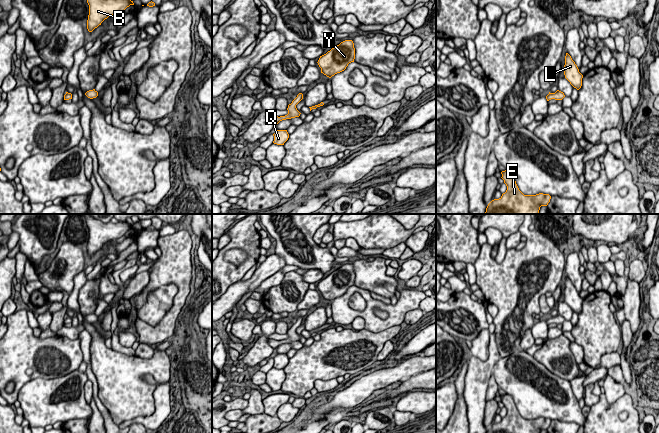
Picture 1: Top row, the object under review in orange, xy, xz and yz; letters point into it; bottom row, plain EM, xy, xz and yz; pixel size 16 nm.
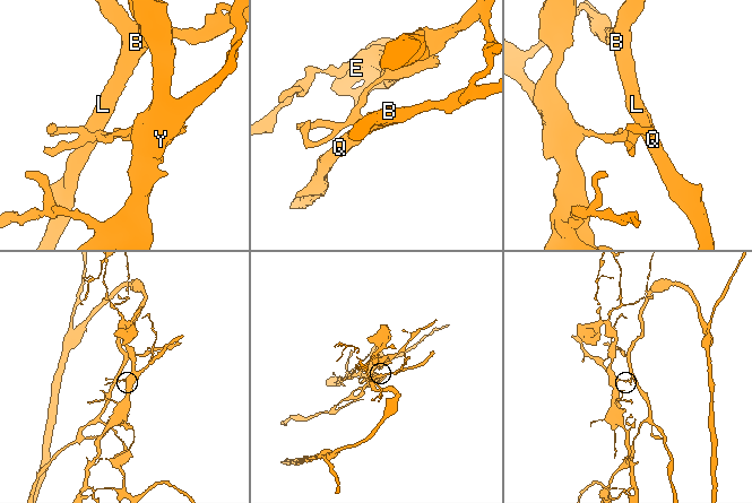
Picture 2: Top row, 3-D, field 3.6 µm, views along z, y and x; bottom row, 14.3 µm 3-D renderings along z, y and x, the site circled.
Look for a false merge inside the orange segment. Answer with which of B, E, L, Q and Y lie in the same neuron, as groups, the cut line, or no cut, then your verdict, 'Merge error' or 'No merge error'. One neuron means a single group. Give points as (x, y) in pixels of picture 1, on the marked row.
Groups: B L Q / E Y. Split along xz (290, 104), (295, 108). Merge error

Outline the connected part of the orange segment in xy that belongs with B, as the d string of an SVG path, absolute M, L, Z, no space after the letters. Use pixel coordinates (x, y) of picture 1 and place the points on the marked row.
M87 0L89 5L89 15L87 29L92 32L101 23L112 15L118 15L125 11L130 5L134 5L131 0Z

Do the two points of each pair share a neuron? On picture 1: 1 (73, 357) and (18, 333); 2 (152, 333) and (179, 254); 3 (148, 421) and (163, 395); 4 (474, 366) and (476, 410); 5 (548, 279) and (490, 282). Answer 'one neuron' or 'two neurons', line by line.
1: one neuron
2: one neuron
3: one neuron
4: one neuron
5: one neuron

